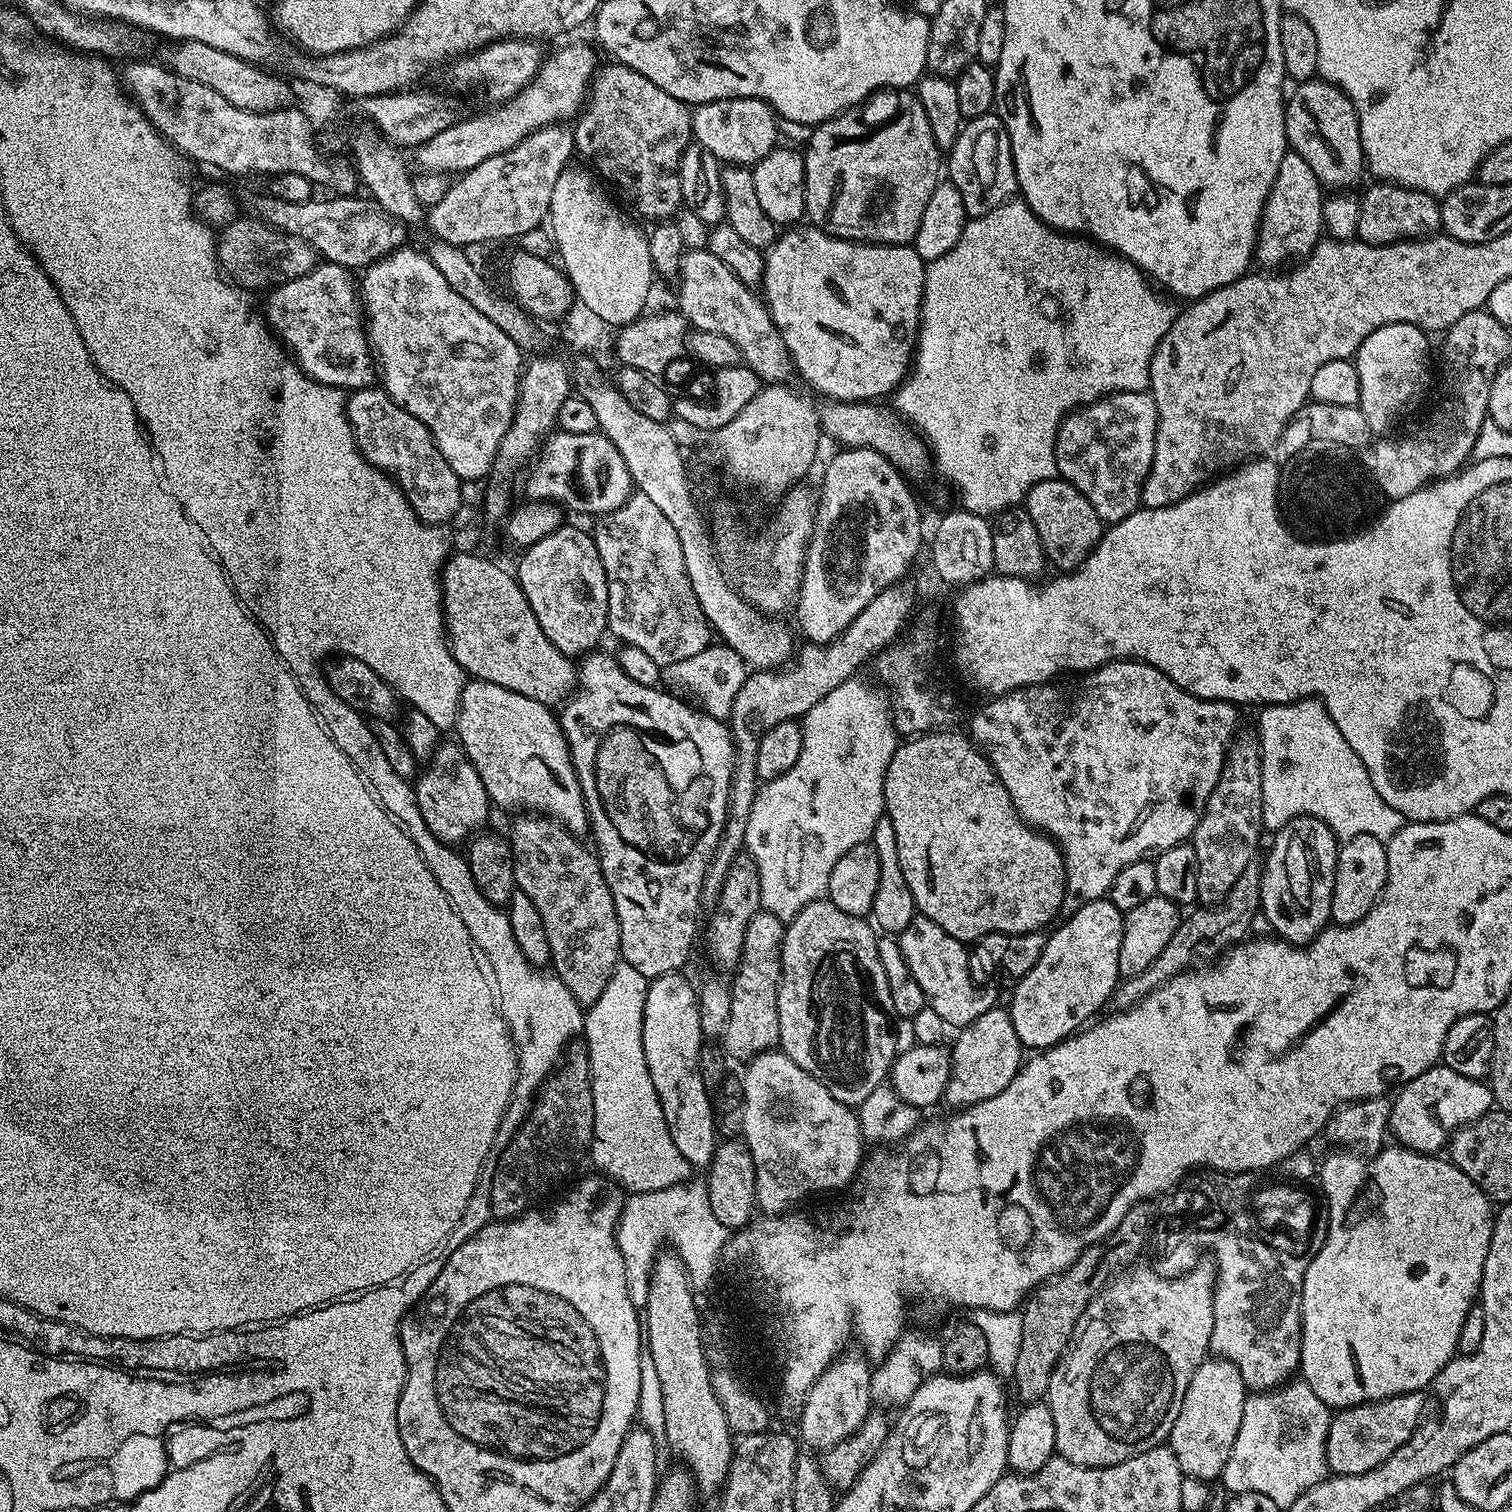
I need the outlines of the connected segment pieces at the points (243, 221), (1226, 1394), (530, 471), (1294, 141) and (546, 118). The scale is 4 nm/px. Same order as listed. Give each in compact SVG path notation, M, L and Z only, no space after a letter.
M245 217L225 225L217 237L217 263L233 283L251 292L268 290L300 278L316 266L317 254L304 239L269 228L255 217Z
M1206 1358L1198 1370L1194 1370L1194 1378L1190 1378L1190 1386L1186 1386L1186 1394L1182 1398L1182 1410L1166 1441L1174 1458L1178 1458L1178 1466L1185 1477L1212 1482L1215 1476L1217 1479L1223 1473L1226 1458L1230 1458L1230 1450L1234 1450L1234 1438L1238 1438L1238 1426L1242 1426L1242 1410L1249 1395L1249 1389L1244 1387L1244 1379L1234 1362Z
M599 430L590 434L557 431L545 440L544 447L540 449L539 456L527 469L526 475L528 481L525 482L524 488L528 491L529 501L551 500L553 504L563 506L569 513L570 511L585 512L590 518L618 510L631 498L634 491L630 470L626 470L626 462L622 462L622 454L618 454L614 442L610 442L610 438L606 438Z
M1313 78L1297 83L1291 89L1284 106L1284 125L1289 149L1302 156L1303 161L1310 166L1314 177L1328 190L1348 190L1351 184L1360 180L1360 175L1365 175L1364 151L1360 141L1360 123L1356 118L1356 111L1352 103L1341 88L1319 78Z
M568 44L565 48L558 49L549 60L547 57L543 61L539 74L513 100L501 103L492 113L472 116L469 120L461 119L446 130L434 134L434 138L415 149L414 156L420 167L419 171L441 174L469 172L474 166L478 166L478 162L486 162L488 156L497 156L510 150L532 132L579 117L589 99L592 82L598 72L597 49L589 44Z

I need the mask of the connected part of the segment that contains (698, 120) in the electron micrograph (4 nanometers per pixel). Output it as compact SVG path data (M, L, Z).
M730 98L729 100L715 100L709 104L699 105L692 114L692 135L695 143L702 145L710 154L714 154L716 159L725 165L743 164L754 166L766 154L770 154L773 148L777 147L776 123L778 117L771 108L762 100L754 98Z

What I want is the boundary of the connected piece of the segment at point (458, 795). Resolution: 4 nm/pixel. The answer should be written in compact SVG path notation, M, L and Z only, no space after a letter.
M441 742L436 748L432 759L427 761L425 768L428 769L417 775L414 791L418 810L422 810L422 822L430 826L430 834L443 844L460 846L483 829L480 827L488 820L490 801L486 786L482 786L482 778L478 778L478 770L474 770L468 755L459 743L451 743Z

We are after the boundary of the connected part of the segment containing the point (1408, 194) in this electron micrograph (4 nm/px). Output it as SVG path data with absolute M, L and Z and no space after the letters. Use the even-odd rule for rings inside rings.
M1372 182L1359 197L1360 213L1356 236L1366 244L1393 244L1399 240L1423 240L1441 231L1437 197L1387 182Z

